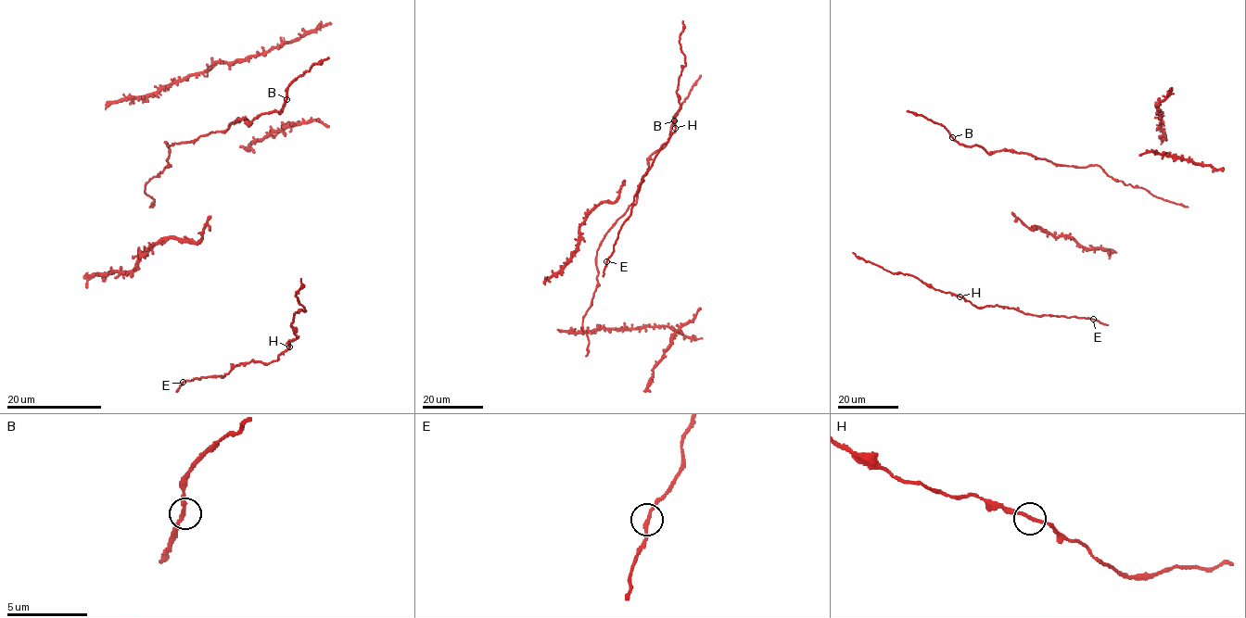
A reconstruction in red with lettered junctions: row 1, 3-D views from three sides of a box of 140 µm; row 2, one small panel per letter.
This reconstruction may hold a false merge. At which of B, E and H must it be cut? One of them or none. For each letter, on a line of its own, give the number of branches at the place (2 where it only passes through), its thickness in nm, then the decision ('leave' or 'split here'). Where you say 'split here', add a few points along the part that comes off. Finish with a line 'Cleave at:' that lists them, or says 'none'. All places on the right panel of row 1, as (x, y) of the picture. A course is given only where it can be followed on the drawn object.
B: branches 2; calibre 200 nm; leave
E: branches 2; calibre 200 nm; leave
H: branches 2; calibre 200 nm; leave
Cleave at: none

